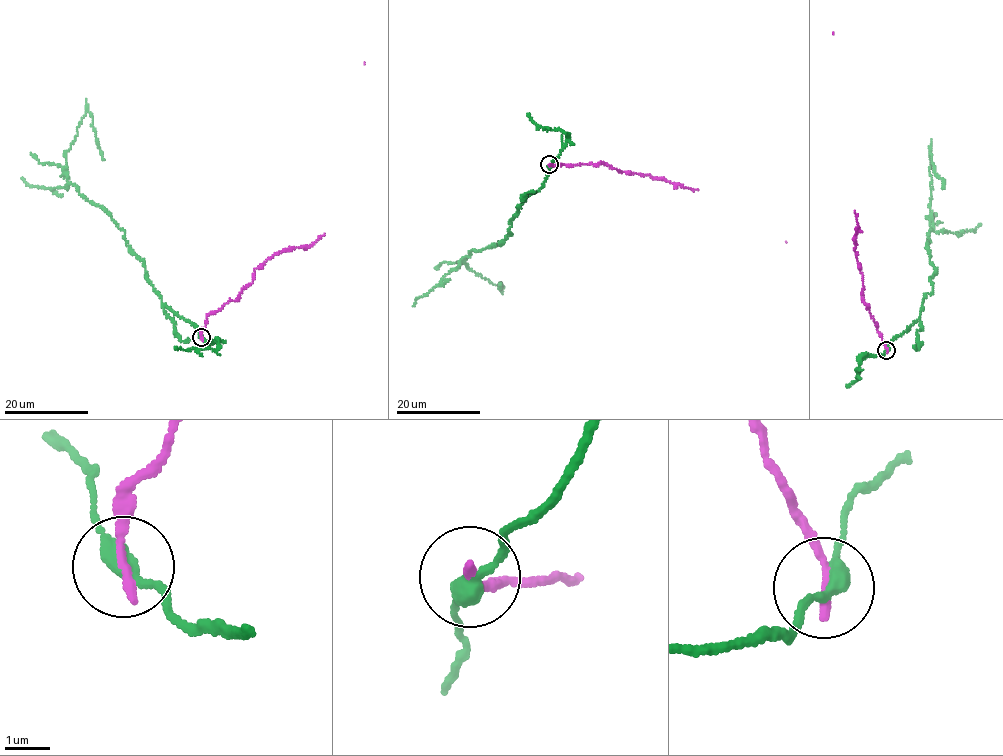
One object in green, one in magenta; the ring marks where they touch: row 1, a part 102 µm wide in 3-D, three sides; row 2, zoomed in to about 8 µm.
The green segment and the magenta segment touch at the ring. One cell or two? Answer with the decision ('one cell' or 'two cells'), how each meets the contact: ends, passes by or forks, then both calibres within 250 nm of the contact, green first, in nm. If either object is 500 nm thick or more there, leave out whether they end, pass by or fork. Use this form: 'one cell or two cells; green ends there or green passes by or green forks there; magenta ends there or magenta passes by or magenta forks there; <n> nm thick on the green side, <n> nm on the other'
two cells; green passes by; magenta ends there; 340 nm thick on the green side, 240 nm on the other

